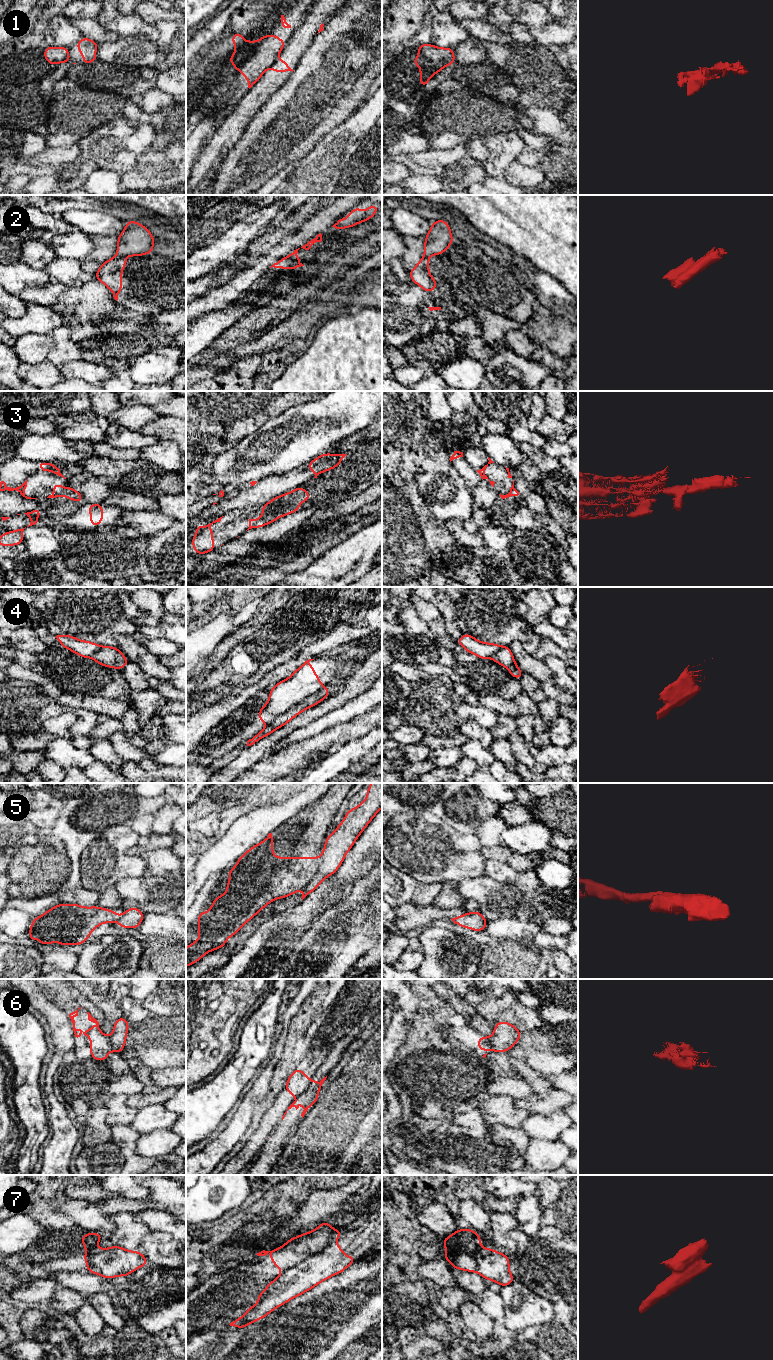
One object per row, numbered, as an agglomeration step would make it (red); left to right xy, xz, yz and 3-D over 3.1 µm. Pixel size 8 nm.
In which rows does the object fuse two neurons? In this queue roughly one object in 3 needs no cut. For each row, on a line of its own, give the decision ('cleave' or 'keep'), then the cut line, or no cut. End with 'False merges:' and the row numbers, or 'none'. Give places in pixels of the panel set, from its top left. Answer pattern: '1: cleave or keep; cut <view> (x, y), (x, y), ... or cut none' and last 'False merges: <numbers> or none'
1: cleave; cut xz (276, 57), (270, 66)
2: cleave; cut xy (117, 254), (125, 256)
3: cleave; cut xy (66, 487), (59, 495)
4: cleave; cut xz (323, 686), (277, 715), (268, 724)
5: cleave; cut xz (319, 858), (316, 872), (305, 885)
6: cleave; cut xz (310, 1081), (309, 1085), (298, 1096)
7: cleave; cut xz (333, 1240), (320, 1251), (307, 1256), (281, 1274)
False merges: 1, 2, 3, 4, 5, 6, 7

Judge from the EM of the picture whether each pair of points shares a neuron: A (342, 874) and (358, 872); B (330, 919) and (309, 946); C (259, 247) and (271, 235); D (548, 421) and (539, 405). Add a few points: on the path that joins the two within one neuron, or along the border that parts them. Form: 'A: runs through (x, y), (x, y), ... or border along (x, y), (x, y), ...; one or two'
A: runs through (346, 874), (354, 872); one
B: runs through (323, 926), (318, 931), (316, 939); one
C: runs through (262, 244), (268, 238); one
D: border along (546, 413), (535, 430); two

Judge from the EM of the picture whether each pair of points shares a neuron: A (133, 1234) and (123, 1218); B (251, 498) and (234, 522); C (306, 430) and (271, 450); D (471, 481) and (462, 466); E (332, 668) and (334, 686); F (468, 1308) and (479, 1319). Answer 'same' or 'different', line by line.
A: same
B: different
C: same
D: same
E: different
F: same

